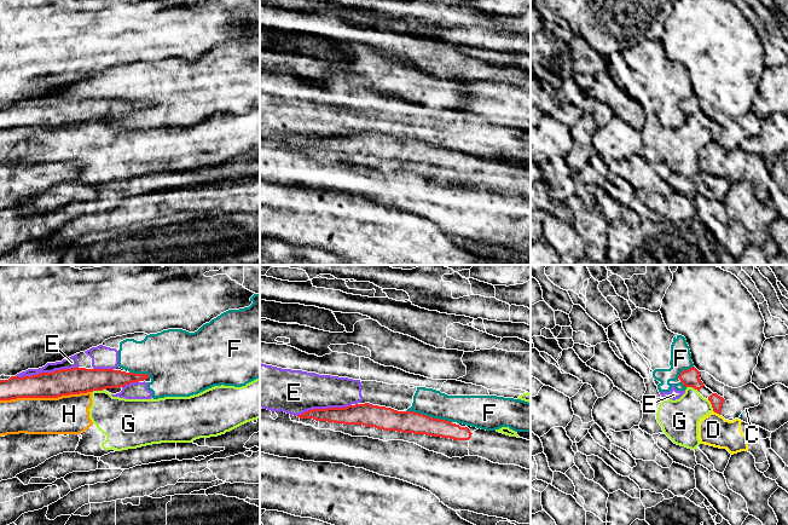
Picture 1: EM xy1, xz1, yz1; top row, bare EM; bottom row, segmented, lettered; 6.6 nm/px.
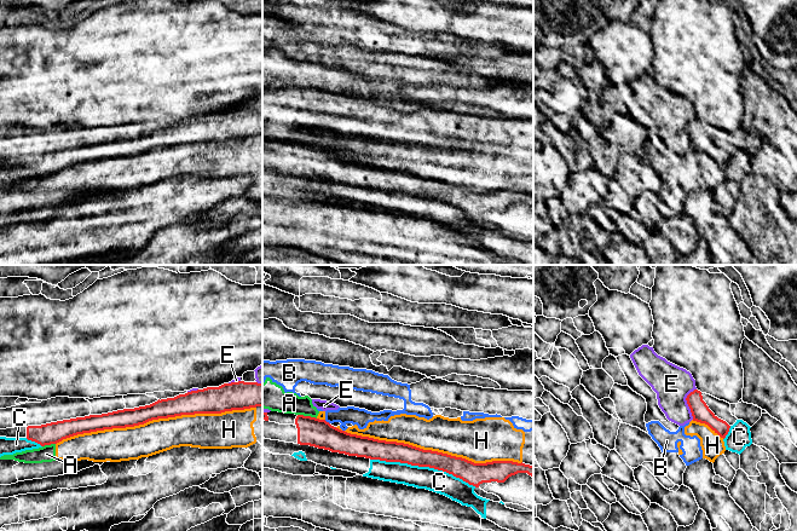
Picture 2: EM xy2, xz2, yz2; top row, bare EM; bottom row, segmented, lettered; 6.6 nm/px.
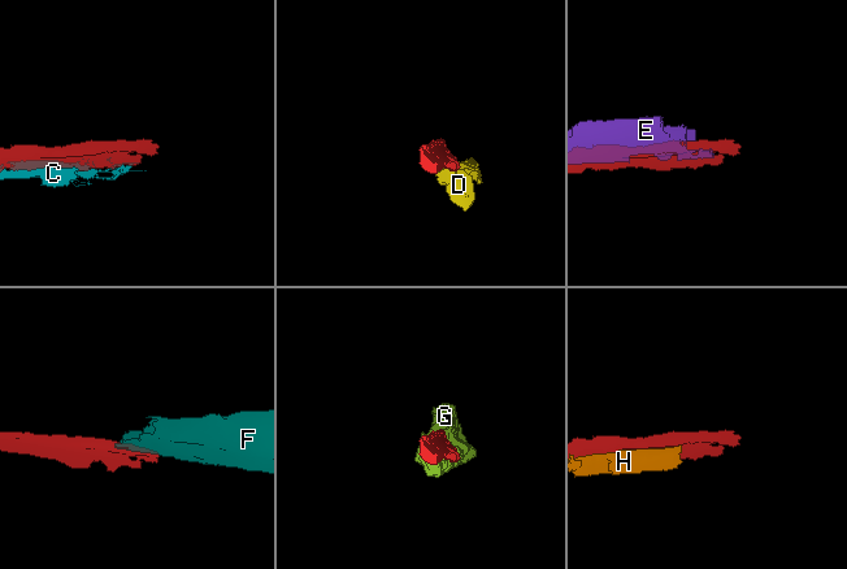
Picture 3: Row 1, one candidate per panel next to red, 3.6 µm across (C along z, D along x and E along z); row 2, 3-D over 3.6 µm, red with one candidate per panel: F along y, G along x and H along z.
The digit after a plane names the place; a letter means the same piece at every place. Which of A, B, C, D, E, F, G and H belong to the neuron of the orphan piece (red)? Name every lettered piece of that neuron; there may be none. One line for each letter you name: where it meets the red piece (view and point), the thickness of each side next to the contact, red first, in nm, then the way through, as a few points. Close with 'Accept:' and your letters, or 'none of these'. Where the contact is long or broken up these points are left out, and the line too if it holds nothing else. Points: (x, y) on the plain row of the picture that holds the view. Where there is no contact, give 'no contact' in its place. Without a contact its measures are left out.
Accept: none of these

